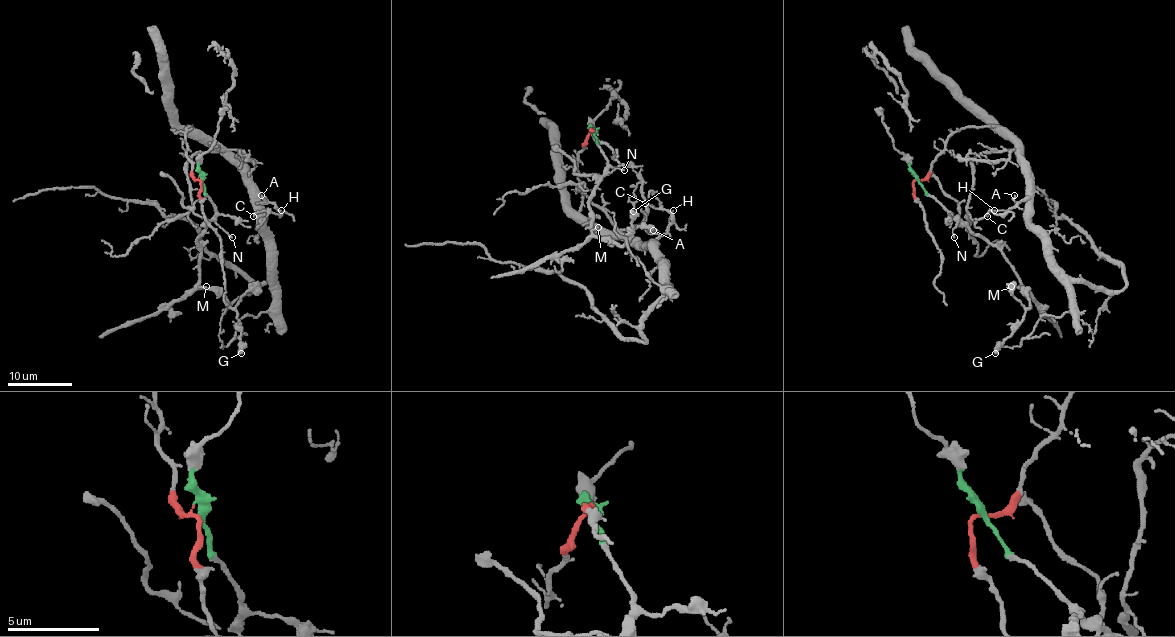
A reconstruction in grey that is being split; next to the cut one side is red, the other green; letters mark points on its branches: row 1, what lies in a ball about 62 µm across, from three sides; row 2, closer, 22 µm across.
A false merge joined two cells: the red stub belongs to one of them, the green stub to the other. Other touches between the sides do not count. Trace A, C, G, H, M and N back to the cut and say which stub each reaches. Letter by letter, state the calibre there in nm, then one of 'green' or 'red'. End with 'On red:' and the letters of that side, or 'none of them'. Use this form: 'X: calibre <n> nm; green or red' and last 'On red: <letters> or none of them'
A: calibre 140 nm; red
C: calibre 110 nm; red
G: calibre 480 nm; green
H: calibre 80 nm; red
M: calibre 130 nm; green
N: calibre 130 nm; green
On red: A, C, H

